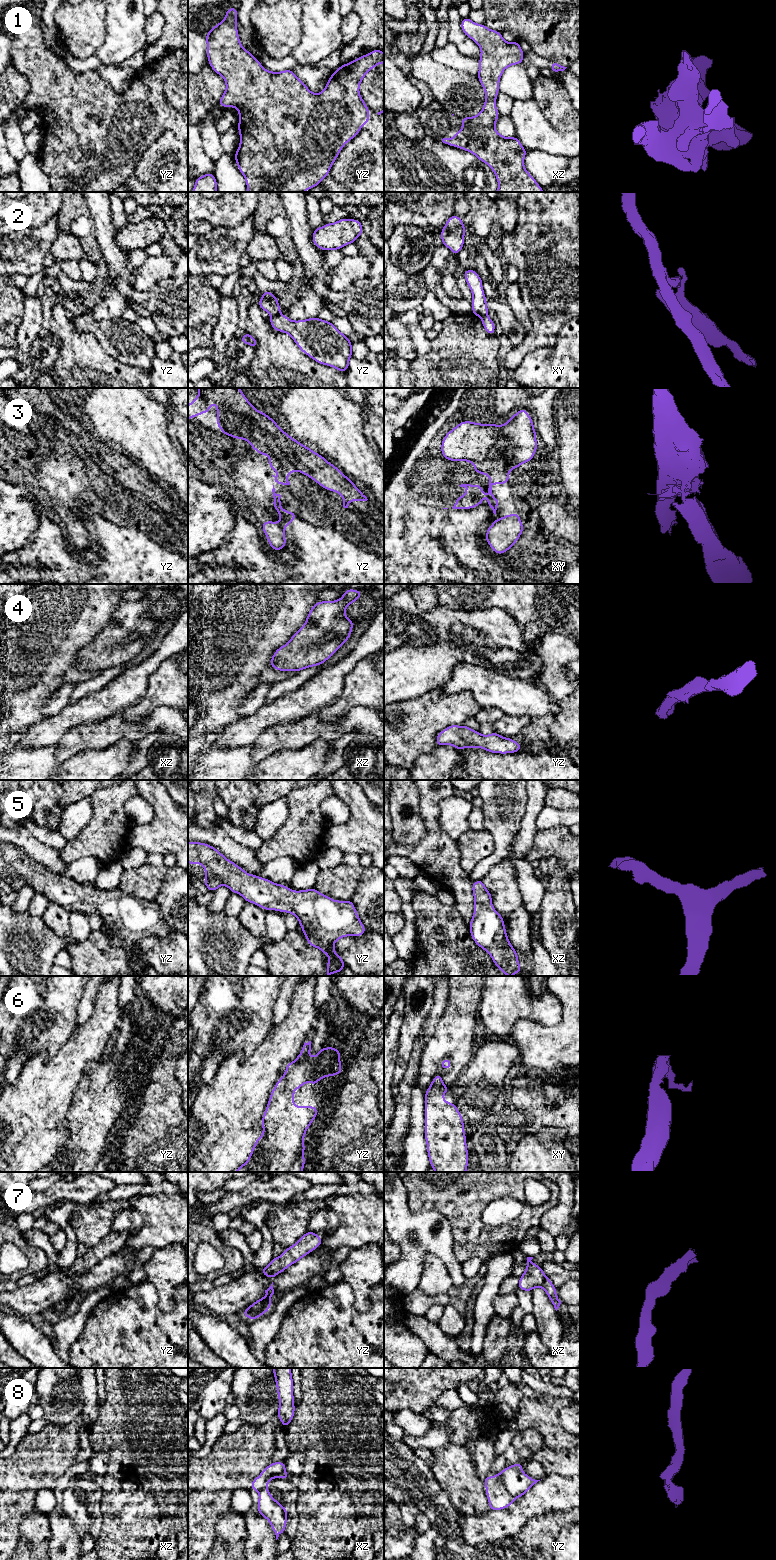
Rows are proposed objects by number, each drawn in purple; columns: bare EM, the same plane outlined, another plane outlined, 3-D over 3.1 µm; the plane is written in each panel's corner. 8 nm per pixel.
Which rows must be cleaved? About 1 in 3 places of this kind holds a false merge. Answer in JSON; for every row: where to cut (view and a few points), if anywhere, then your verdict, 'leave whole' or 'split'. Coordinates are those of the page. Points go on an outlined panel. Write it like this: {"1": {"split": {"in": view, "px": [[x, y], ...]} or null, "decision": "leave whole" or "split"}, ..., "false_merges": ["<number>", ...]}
{"1": {"split": null, "decision": "leave whole"}, "2": {"split": {"in": "yz", "px": [[278, 314], [271, 317]]}, "decision": "split"}, "3": {"split": {"in": "xy", "px": [[490, 476], [493, 478], [492, 484]]}, "decision": "split"}, "4": {"split": null, "decision": "leave whole"}, "5": {"split": null, "decision": "leave whole"}, "6": {"split": null, "decision": "leave whole"}, "7": {"split": null, "decision": "leave whole"}, "8": {"split": {"in": "yz", "px": [[494, 1476], [516, 1497]]}, "decision": "split"}, "false_merges": ["2", "3", "8"]}

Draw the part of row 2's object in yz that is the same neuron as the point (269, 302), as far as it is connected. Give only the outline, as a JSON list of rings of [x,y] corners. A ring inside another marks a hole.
[[[269,291],[261,292],[261,295],[263,298],[257,304],[261,310],[267,311],[271,317],[279,315],[281,307],[277,297]]]

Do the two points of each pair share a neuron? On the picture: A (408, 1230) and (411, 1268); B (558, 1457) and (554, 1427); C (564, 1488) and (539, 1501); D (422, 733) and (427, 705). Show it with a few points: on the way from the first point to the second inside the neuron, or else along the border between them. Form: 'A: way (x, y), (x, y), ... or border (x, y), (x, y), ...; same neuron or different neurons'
A: way (411, 1239), (411, 1259); same neuron
B: border (544, 1446), (569, 1451); different neurons
C: way (558, 1494), (545, 1496); same neuron
D: way (422, 726), (422, 719), (427, 712); same neuron

